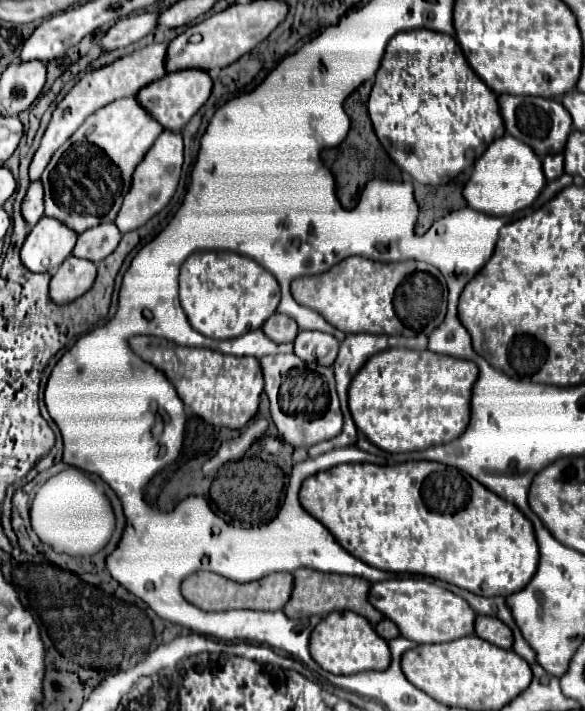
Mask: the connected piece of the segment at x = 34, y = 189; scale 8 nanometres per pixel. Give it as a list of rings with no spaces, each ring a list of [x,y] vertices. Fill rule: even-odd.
[[[41,179],[33,181],[33,183],[29,185],[29,191],[27,191],[27,195],[25,195],[25,199],[23,199],[23,205],[21,205],[23,217],[25,217],[25,221],[29,223],[29,227],[33,227],[33,225],[43,217],[43,211],[45,211],[43,195],[45,195],[45,191],[43,191]]]

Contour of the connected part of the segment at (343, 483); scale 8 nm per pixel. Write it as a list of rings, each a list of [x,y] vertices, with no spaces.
[[[409,461],[393,467],[373,463],[335,465],[305,479],[299,501],[333,533],[343,549],[381,571],[431,575],[483,597],[517,593],[537,571],[539,547],[533,523],[511,501],[497,497],[465,471],[437,461]]]

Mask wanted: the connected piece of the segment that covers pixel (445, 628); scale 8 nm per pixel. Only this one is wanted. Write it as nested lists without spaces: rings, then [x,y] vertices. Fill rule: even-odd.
[[[389,579],[389,581],[381,581],[375,583],[371,587],[371,603],[389,619],[393,619],[401,631],[403,637],[415,641],[415,643],[449,643],[453,639],[461,639],[467,637],[475,631],[475,619],[477,613],[471,609],[471,605],[461,599],[459,595],[451,593],[449,589],[443,589],[435,583],[423,581],[423,579]]]

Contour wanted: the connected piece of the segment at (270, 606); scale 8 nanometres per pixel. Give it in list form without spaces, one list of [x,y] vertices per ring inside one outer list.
[[[193,573],[181,585],[183,597],[203,611],[229,611],[229,609],[259,609],[259,611],[279,611],[285,607],[293,593],[291,573],[273,573],[251,583],[237,583],[225,579],[217,573]]]

